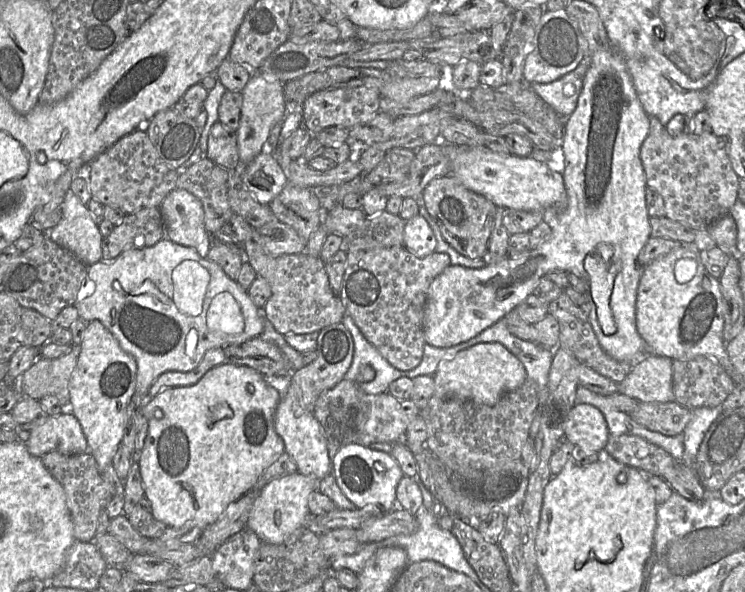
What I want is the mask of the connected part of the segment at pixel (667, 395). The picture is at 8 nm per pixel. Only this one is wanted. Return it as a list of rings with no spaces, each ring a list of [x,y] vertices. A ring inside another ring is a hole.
[[[651,354],[633,363],[627,376],[618,383],[618,392],[639,402],[671,402],[675,400],[672,388],[673,360],[669,357]]]

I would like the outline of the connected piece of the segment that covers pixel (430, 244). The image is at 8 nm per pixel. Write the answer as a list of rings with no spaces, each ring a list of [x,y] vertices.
[[[420,214],[405,222],[403,246],[416,257],[424,258],[435,252],[437,240],[429,225]]]

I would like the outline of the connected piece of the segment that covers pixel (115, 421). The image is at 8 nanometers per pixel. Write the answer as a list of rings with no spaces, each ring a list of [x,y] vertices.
[[[99,320],[87,323],[79,345],[77,365],[69,380],[72,414],[79,421],[86,437],[89,452],[99,471],[112,464],[122,442],[127,407],[136,391],[137,363],[125,352],[113,334]]]

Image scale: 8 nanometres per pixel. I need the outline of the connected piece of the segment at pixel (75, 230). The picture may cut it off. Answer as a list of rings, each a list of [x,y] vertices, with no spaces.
[[[70,190],[60,207],[62,219],[48,233],[50,240],[74,254],[85,265],[102,260],[102,239],[87,206]]]

